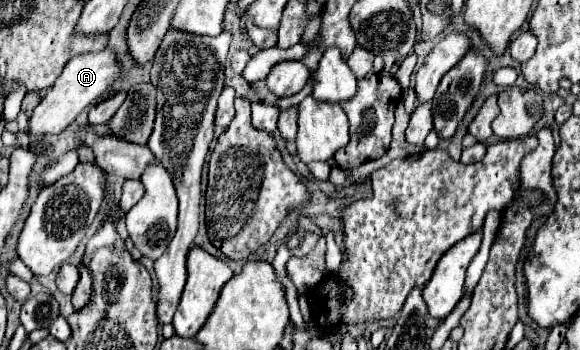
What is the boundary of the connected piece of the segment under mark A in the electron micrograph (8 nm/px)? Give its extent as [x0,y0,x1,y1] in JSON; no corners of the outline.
[30,48,124,136]

